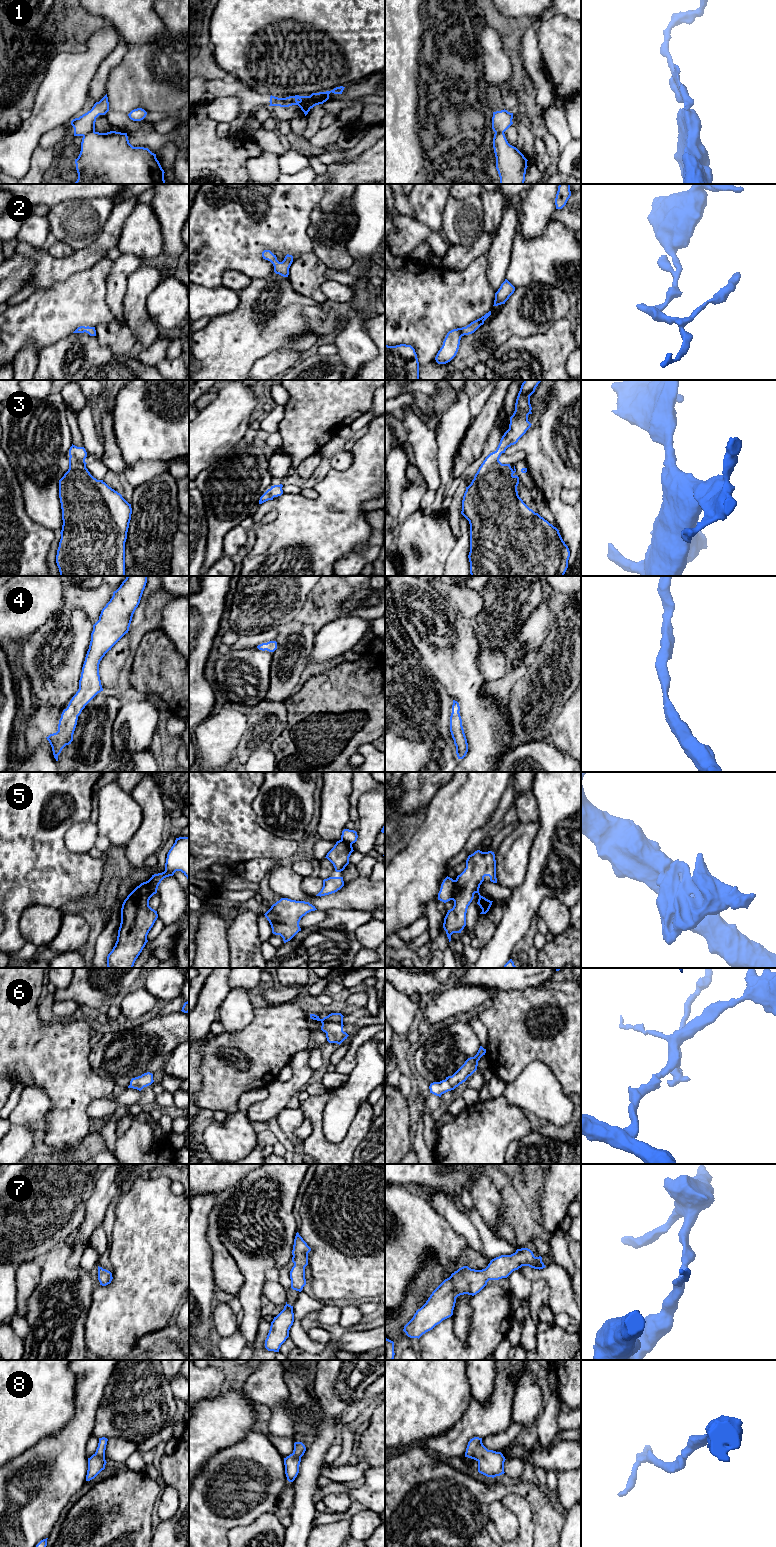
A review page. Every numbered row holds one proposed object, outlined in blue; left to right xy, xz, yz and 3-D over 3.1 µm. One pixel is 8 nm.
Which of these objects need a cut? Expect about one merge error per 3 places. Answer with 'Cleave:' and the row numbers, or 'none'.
Cleave: 1, 5

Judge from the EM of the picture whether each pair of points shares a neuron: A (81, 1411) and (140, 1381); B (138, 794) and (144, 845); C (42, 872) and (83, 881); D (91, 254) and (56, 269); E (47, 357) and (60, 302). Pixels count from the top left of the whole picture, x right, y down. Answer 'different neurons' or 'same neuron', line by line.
A: different neurons
B: same neuron
C: same neuron
D: same neuron
E: different neurons

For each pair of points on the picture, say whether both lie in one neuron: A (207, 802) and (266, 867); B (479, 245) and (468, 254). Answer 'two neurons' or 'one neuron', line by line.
A: two neurons
B: one neuron

